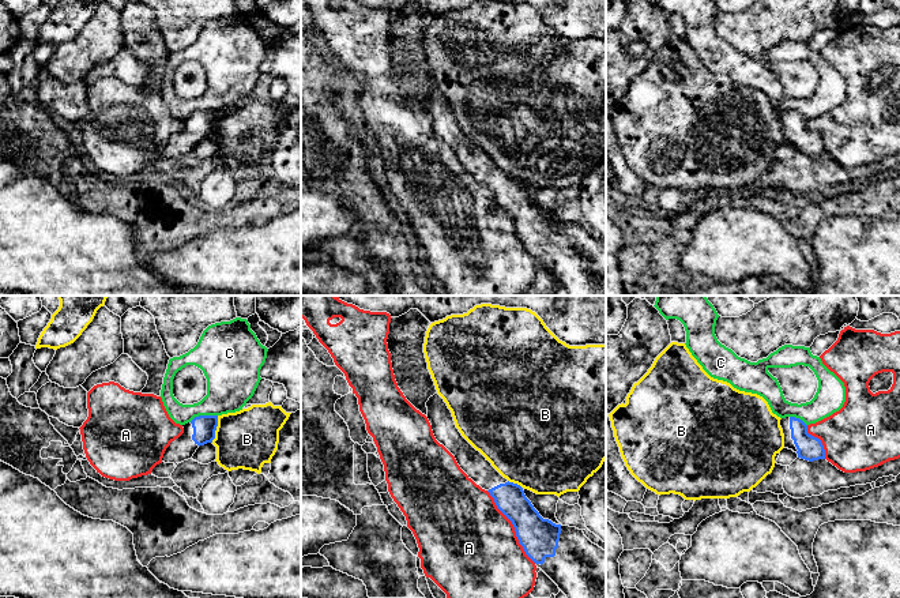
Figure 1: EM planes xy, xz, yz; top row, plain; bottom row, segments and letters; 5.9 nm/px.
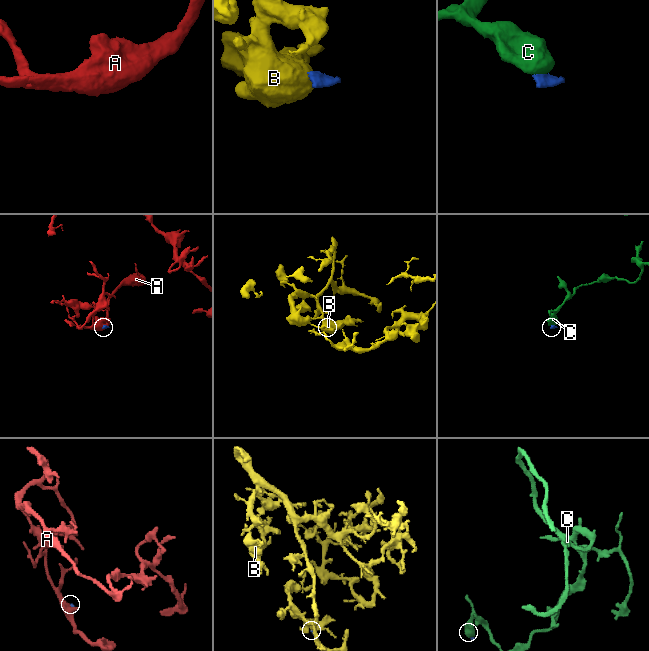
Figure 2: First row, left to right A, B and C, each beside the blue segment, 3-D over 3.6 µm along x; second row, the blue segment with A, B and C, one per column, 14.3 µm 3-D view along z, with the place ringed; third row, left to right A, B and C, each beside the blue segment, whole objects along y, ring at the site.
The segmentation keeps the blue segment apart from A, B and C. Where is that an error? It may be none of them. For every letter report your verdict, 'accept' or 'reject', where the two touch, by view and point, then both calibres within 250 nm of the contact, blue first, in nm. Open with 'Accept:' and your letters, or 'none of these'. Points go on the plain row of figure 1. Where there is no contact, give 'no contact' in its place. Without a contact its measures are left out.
Accept: none of these
A: reject; contact xz (513, 221); calibres 220 and 480 nm
B: reject; contact xy (215, 124); calibres 140 and 340 nm
C: reject; contact xy (203, 111); calibres 140 and 280 nm

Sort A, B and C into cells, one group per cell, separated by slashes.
A / B / C

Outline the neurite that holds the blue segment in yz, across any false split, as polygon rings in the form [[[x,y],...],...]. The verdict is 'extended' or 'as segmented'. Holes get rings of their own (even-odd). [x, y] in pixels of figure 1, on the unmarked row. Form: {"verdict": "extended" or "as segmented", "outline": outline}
{"verdict": "extended", "outline": [[[795,112],[780,114],[784,129],[784,143],[792,144],[798,153],[813,157],[825,154],[825,144],[820,133],[807,128],[807,120]]]}

